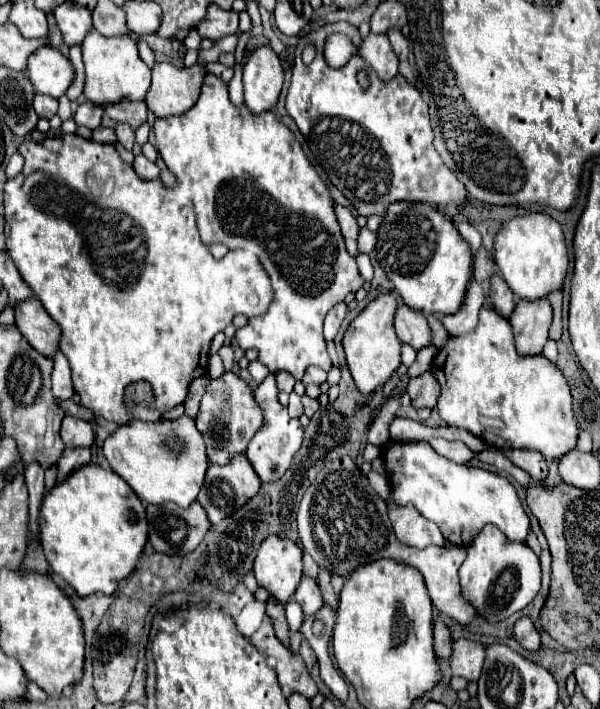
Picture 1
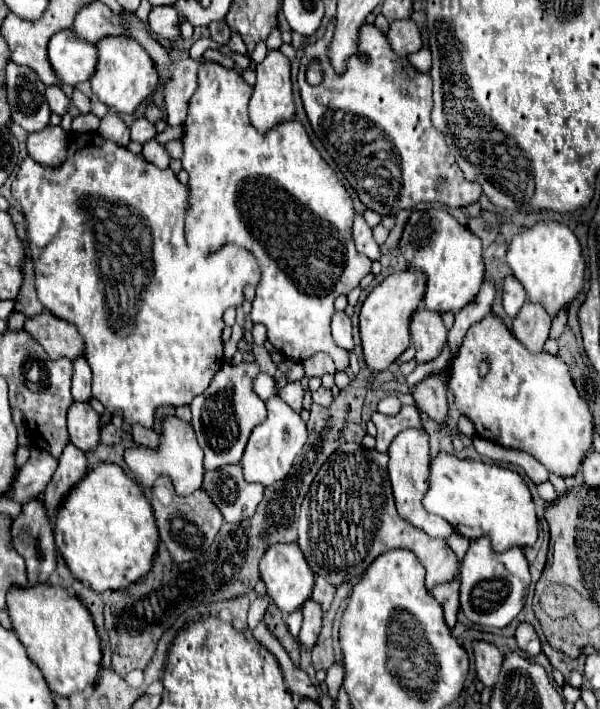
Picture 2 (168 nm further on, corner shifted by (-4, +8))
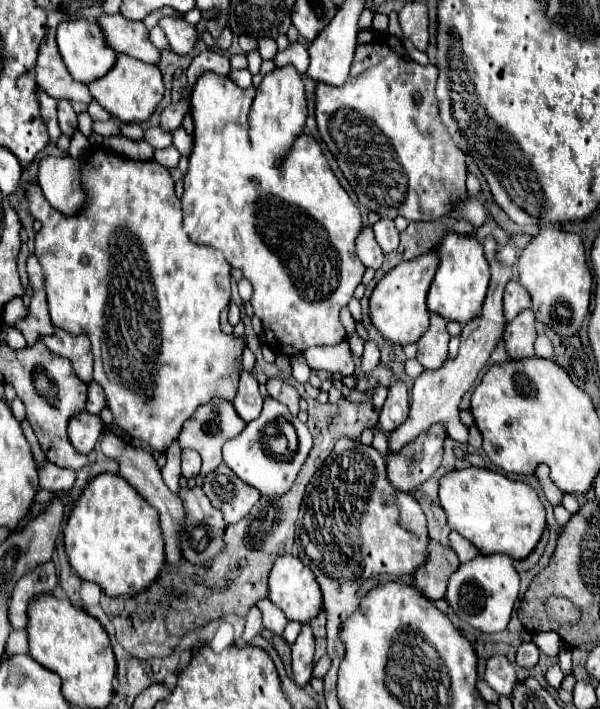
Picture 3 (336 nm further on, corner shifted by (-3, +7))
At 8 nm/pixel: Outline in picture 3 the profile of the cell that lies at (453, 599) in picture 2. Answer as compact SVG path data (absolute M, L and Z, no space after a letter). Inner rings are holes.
M429 539L427 561L415 569L415 585L429 599L441 599L447 589L451 573L459 567L459 559L451 547L443 547Z

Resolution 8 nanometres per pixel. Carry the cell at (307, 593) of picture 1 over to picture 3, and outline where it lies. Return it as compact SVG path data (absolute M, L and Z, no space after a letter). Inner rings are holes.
M303 625L301 635L297 637L291 649L293 649L293 679L299 687L305 687L305 683L309 683L313 673L315 639L311 633L311 625Z

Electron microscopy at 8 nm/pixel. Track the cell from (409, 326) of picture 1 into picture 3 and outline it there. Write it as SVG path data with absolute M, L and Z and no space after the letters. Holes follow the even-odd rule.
M431 315L429 329L421 335L417 341L417 361L425 369L439 369L449 357L447 345L449 345L449 333L447 333L447 321L439 315Z

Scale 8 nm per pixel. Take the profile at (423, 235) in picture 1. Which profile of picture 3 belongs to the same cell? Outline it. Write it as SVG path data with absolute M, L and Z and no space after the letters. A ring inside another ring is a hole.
M447 233L445 239L439 243L437 253L441 257L441 263L435 273L433 287L427 295L427 307L431 313L437 313L447 321L465 325L467 321L479 317L479 309L489 285L489 263L483 257L483 245L473 237Z

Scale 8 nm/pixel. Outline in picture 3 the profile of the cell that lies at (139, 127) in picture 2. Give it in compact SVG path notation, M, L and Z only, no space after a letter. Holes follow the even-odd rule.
M149 127L145 131L145 141L149 145L153 145L155 149L163 149L163 147L169 147L173 141L171 141L171 133L169 131L163 131L161 127Z

